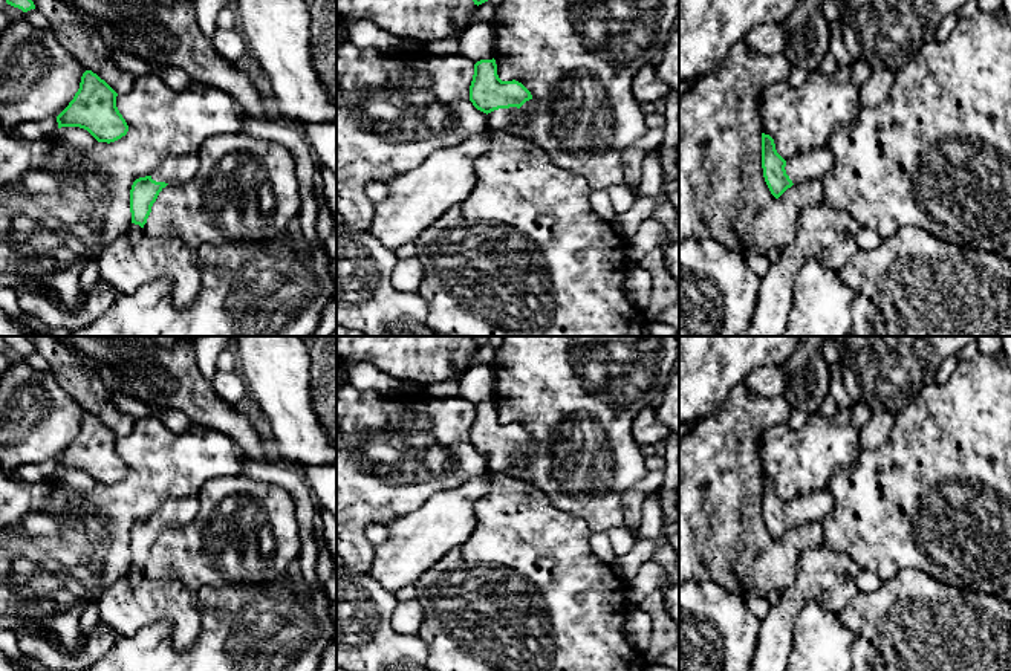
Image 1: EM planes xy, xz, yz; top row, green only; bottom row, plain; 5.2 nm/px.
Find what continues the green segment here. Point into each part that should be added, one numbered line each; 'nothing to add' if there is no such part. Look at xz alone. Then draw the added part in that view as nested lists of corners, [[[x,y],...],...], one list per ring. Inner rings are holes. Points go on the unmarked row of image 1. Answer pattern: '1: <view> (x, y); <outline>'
1: xz (500, 462); [[[532,442],[526,443],[520,451],[509,449],[509,451],[499,451],[488,455],[488,469],[492,474],[508,474],[511,466],[531,455]]]

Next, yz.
1: yz (811, 508); [[[824,489],[786,503],[785,512],[792,526],[803,526],[820,523],[832,506],[834,497],[829,489]]]

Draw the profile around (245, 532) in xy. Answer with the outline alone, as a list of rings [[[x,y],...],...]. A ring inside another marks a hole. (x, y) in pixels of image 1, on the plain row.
[[[220,477],[206,481],[197,495],[200,501],[196,518],[185,526],[168,526],[159,535],[144,567],[144,578],[156,582],[176,581],[193,593],[208,588],[251,587],[278,581],[288,575],[292,561],[300,556],[301,540],[295,517],[295,500],[281,486],[246,477]]]

